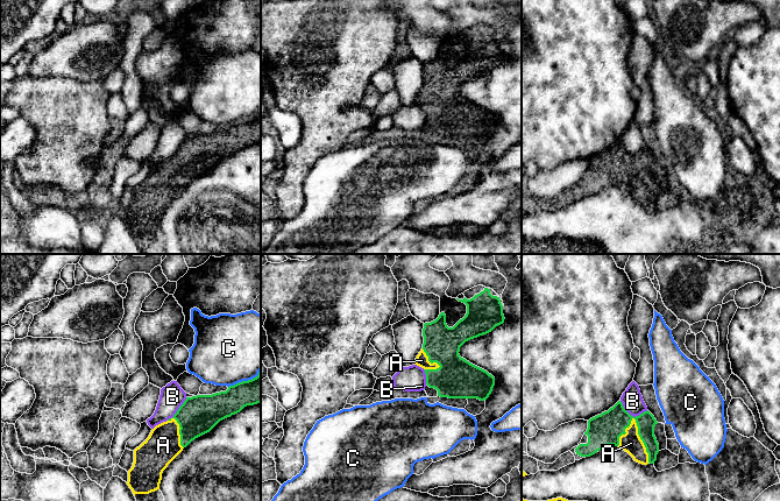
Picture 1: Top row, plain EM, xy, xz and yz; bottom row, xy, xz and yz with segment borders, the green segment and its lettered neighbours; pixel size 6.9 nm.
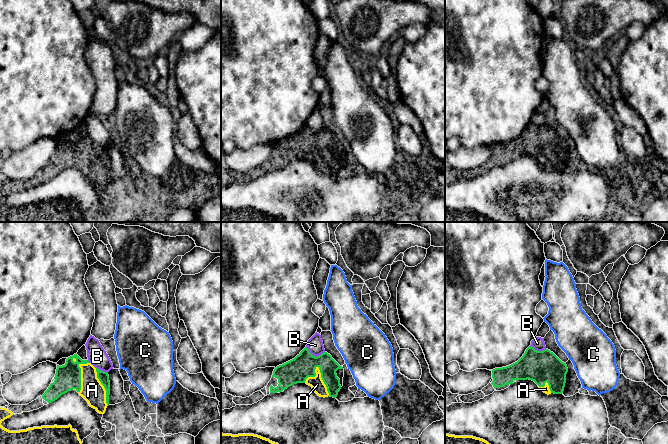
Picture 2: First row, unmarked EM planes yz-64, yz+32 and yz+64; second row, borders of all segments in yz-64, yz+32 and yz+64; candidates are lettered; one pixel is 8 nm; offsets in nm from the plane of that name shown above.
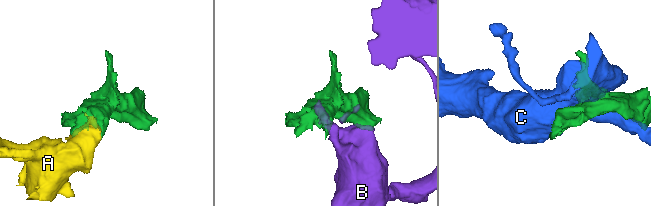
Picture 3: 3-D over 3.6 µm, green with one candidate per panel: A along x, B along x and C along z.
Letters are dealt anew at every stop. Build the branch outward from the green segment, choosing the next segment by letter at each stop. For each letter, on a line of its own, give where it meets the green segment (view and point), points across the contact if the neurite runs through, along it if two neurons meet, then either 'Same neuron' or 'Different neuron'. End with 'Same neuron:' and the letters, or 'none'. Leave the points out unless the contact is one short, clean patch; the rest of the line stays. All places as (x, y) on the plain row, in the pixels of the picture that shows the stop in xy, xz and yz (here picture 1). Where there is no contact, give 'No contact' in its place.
A: Touches green at yz (640, 177). Same neuron
B: Touches green at yz (632, 155). Boundary: yz (619, 140), (633, 155), (638, 155), (647, 149). Different neuron
C: Touches green at xy (245, 120). Different neuron
Same neuron: A

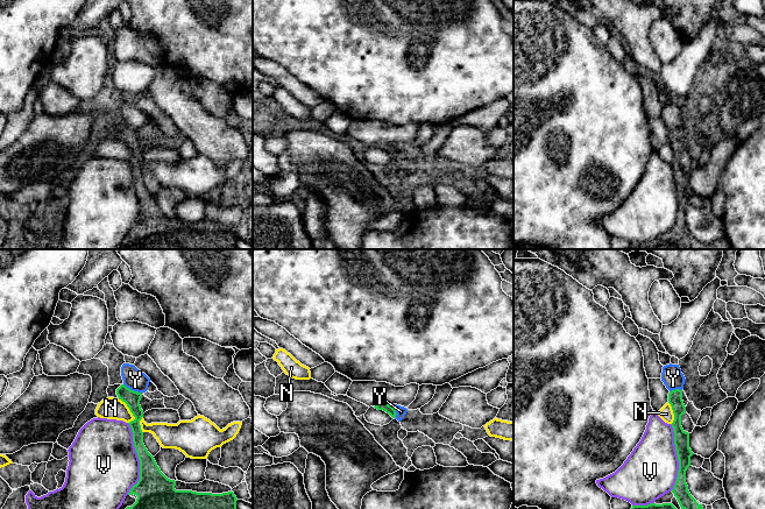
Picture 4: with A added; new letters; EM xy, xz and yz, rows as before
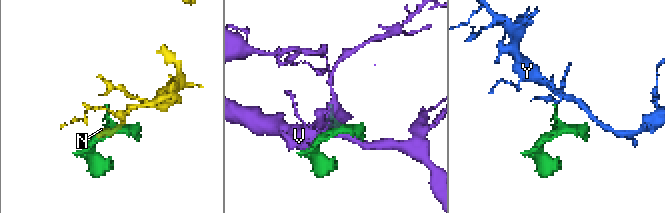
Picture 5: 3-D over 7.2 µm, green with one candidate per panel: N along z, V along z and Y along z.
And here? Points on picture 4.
N: Touches green at xy (129, 148). Boundary: xy (118, 138), (126, 143), (134, 156), (133, 160). Different neuron
V: Touches green at xy (139, 198). Different neuron
Y: Touches green at xy (133, 129). Boundary: xy (124, 122), (141, 133). Different neuron
Same neuron: none

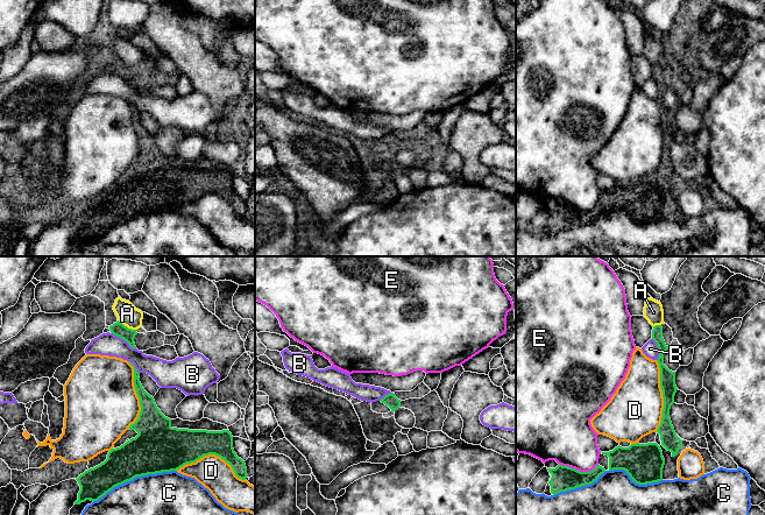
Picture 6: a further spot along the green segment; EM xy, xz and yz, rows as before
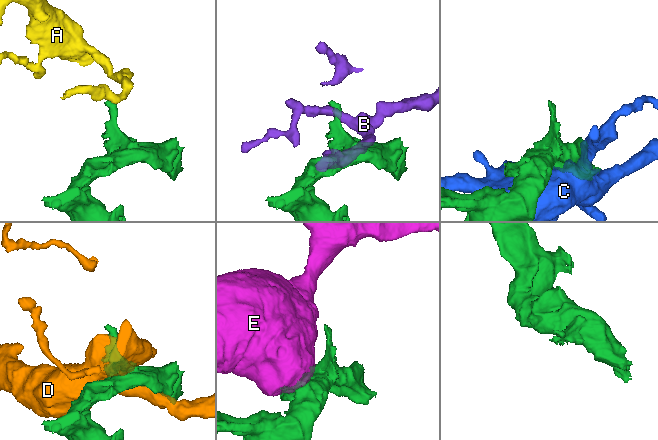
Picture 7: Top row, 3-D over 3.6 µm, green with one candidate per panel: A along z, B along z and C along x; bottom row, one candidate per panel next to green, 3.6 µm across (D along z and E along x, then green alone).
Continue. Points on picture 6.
A: Touches green at xy (126, 65). Boundary: xy (118, 58), (135, 69). Different neuron
B: Touches green at xy (125, 79). Boundary: xy (112, 71), (136, 89). Different neuron
C: Touches green at xy (134, 216). Different neuron
D: Touches green at xy (212, 192). Different neuron
E: Touches green at yz (579, 210). Different neuron
Same neuron: none

